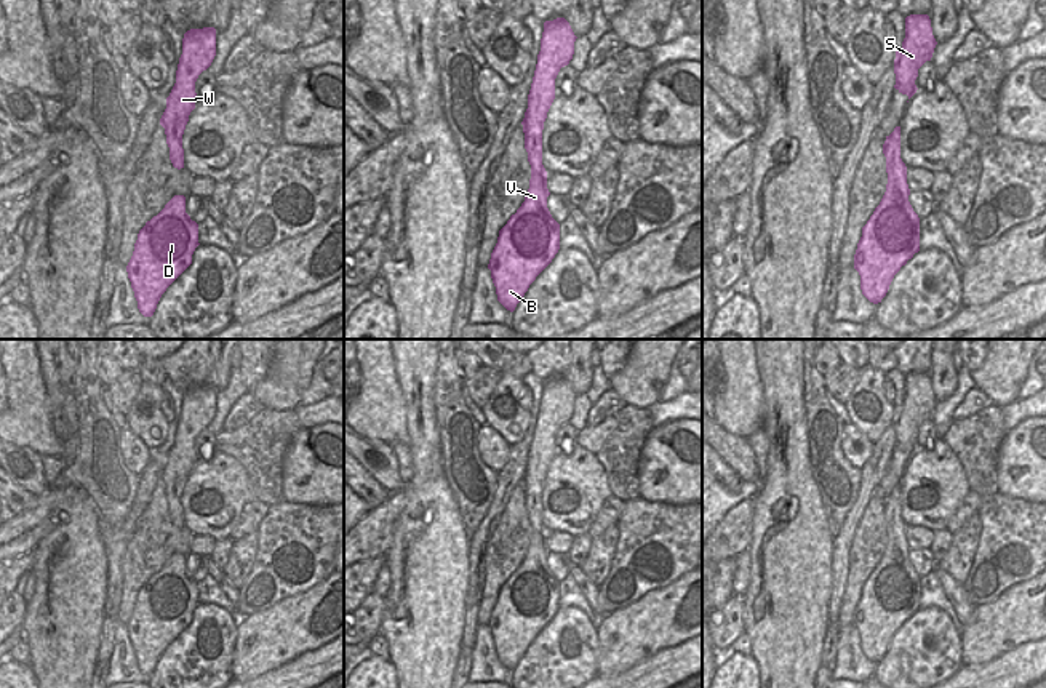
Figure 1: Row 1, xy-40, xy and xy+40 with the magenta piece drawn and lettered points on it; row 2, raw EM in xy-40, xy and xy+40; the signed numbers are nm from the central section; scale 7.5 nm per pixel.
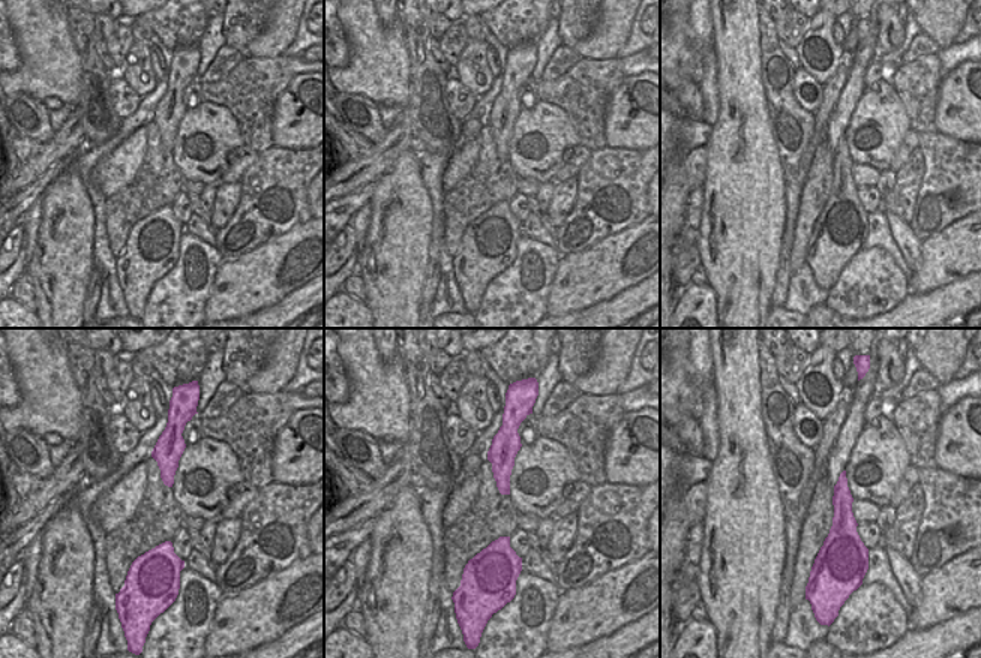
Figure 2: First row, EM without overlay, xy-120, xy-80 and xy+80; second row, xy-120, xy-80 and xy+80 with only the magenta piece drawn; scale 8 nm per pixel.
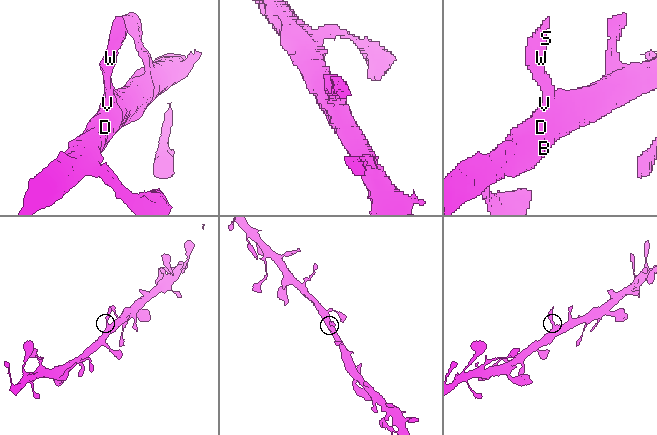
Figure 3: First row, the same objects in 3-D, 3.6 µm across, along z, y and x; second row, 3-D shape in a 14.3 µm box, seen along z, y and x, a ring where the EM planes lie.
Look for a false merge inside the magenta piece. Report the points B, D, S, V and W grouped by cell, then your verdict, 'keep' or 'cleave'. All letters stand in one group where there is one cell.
groups B D S V W; keep

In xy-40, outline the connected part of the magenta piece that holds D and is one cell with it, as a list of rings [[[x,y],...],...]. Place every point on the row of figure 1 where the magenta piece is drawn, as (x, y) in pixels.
[[[174,195],[139,230],[128,278],[144,317],[152,317],[166,288],[192,264],[198,224],[186,213],[186,197]]]

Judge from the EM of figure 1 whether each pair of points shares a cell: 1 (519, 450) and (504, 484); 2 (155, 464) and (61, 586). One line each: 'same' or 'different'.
1: same
2: different

